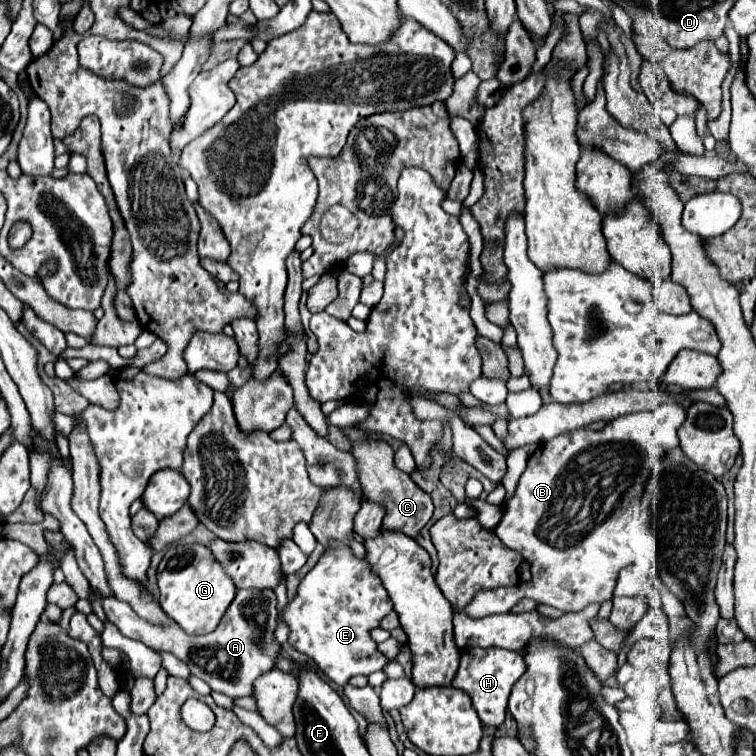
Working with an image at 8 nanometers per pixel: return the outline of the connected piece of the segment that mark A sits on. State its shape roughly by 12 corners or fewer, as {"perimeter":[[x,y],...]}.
{"perimeter":[[239,589],[217,631],[157,631],[89,593],[125,637],[173,653],[211,691],[251,695],[279,645],[271,589]]}

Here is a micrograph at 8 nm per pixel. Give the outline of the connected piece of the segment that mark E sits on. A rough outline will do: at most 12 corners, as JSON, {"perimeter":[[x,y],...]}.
{"perimeter":[[329,539],[281,621],[337,685],[387,665],[371,629],[393,611]]}

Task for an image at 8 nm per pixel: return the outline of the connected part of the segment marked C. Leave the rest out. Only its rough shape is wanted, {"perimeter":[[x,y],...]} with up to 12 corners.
{"perimeter":[[383,439],[351,443],[369,499],[385,503],[383,529],[415,537],[433,503]]}

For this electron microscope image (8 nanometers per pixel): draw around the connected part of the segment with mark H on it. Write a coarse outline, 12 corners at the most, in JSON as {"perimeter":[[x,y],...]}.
{"perimeter":[[469,647],[451,685],[485,725],[505,721],[521,653]]}

